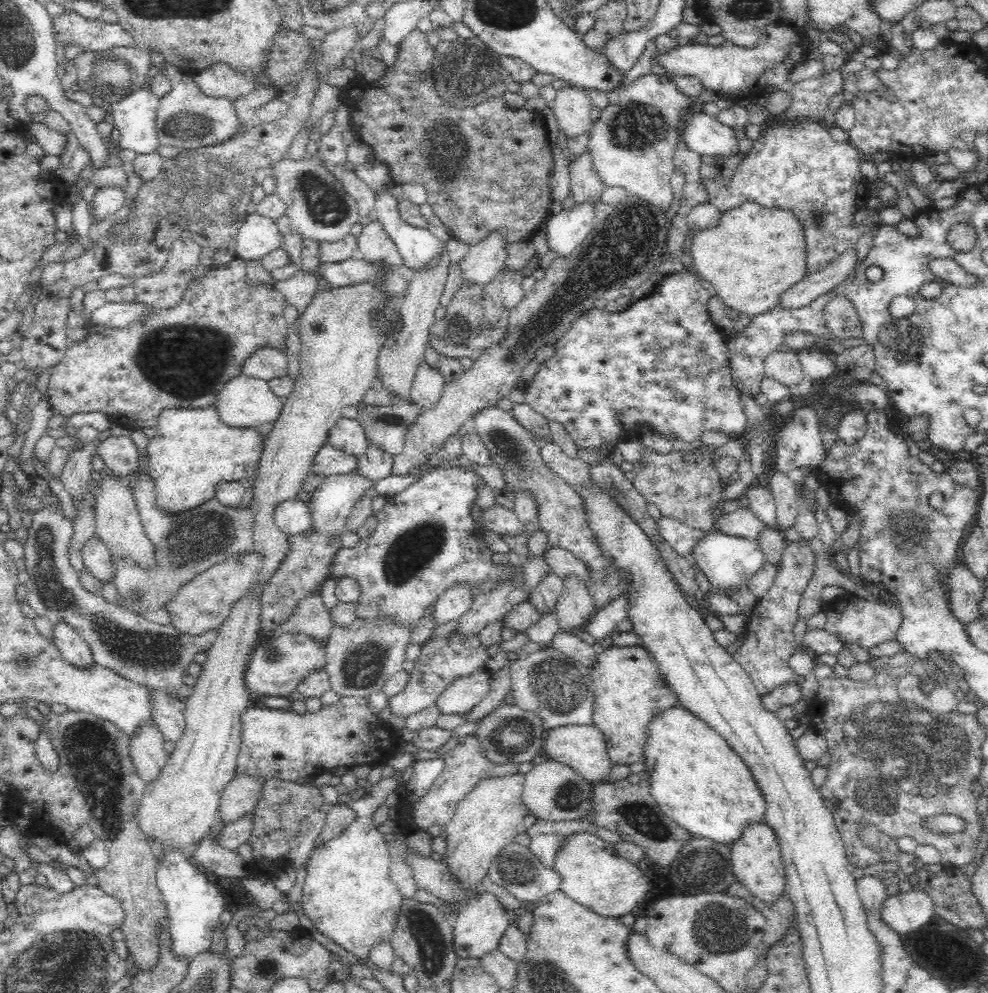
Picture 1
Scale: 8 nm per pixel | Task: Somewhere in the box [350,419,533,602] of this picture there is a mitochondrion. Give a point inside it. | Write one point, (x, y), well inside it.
(412, 551)

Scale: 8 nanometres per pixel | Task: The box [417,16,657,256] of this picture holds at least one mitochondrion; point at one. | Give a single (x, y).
(467, 72)

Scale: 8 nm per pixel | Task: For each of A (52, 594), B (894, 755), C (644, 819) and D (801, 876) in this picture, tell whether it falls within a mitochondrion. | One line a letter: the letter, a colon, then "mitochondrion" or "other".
A: mitochondrion
B: mitochondrion
C: mitochondrion
D: other

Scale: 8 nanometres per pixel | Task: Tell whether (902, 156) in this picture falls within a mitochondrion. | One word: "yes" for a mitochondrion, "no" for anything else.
no

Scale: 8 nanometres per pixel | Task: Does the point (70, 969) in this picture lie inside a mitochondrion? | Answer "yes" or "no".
yes

